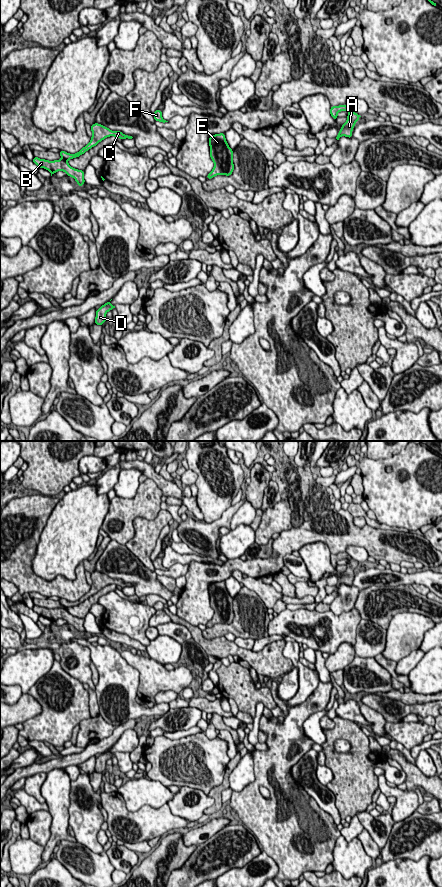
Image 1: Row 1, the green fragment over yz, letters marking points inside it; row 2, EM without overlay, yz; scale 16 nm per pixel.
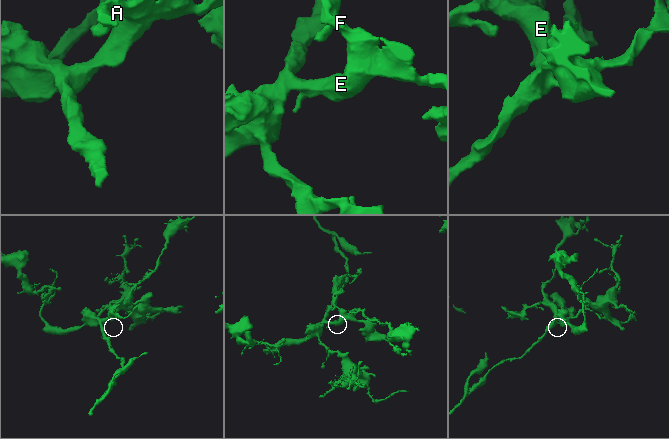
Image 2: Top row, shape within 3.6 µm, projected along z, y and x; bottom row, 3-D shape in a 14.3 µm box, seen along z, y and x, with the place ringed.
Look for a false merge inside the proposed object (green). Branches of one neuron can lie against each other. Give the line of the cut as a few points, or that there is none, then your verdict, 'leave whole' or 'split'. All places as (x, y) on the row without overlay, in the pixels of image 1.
cut none; leave whole

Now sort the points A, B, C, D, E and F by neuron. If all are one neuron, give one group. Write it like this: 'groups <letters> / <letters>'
groups A B C D E F

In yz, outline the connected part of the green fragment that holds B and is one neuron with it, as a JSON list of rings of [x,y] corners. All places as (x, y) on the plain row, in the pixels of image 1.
[[[94,571],[93,573],[91,573],[91,579],[92,585],[90,590],[79,600],[75,602],[70,602],[65,599],[60,599],[59,602],[62,606],[54,609],[40,607],[34,604],[32,608],[33,611],[35,611],[40,616],[48,618],[51,621],[51,624],[58,619],[64,619],[67,621],[67,624],[73,625],[77,630],[77,633],[81,635],[83,632],[85,632],[84,618],[78,618],[71,615],[67,610],[68,608],[79,605],[107,585],[115,584],[116,586],[120,586],[122,588],[126,586],[133,586],[132,584],[125,583],[120,579],[112,579],[104,573],[98,571]]]

